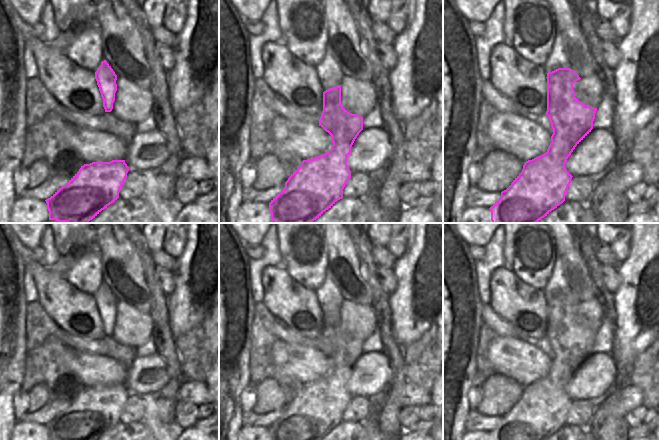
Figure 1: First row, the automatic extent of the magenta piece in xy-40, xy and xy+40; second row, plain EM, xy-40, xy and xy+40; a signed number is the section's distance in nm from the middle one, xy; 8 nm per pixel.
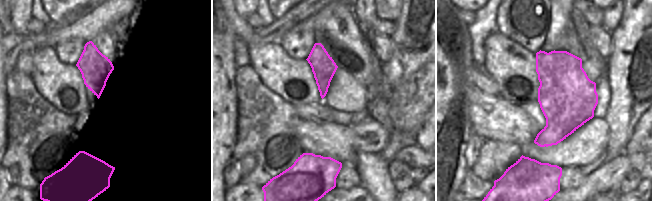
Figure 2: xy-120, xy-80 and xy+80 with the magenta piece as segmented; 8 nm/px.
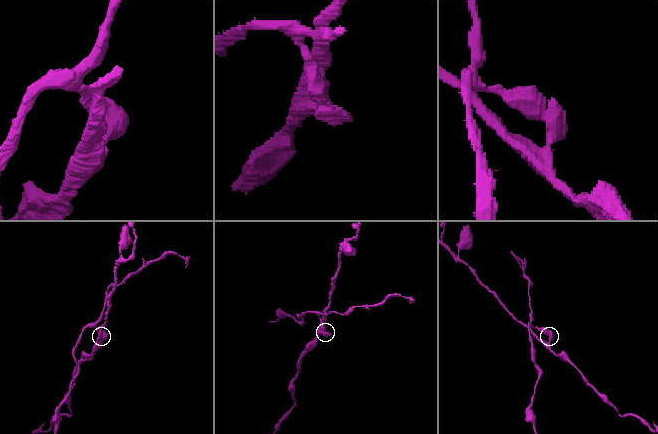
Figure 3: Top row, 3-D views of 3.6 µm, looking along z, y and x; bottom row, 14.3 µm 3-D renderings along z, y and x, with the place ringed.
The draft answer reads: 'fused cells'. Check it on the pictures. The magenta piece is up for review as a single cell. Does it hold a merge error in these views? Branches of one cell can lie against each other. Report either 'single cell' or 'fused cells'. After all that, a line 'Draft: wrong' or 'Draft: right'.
fused cells
Draft: right

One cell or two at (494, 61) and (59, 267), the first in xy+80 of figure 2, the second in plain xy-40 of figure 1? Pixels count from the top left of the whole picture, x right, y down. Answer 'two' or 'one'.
two

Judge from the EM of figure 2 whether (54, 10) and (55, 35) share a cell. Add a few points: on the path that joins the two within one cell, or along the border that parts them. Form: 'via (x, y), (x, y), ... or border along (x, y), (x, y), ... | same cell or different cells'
border along (72, 10), (58, 20), (50, 21) | different cells

